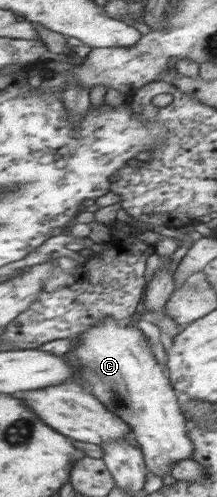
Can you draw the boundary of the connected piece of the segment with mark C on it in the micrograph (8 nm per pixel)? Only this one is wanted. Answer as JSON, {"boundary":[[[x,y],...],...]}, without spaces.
{"boundary":[[[105,316],[80,333],[76,347],[67,355],[71,365],[79,365],[81,377],[103,399],[107,410],[132,427],[143,450],[149,471],[156,477],[172,477],[172,465],[193,457],[194,443],[188,435],[189,422],[179,407],[169,372],[149,351],[143,332]]]}

